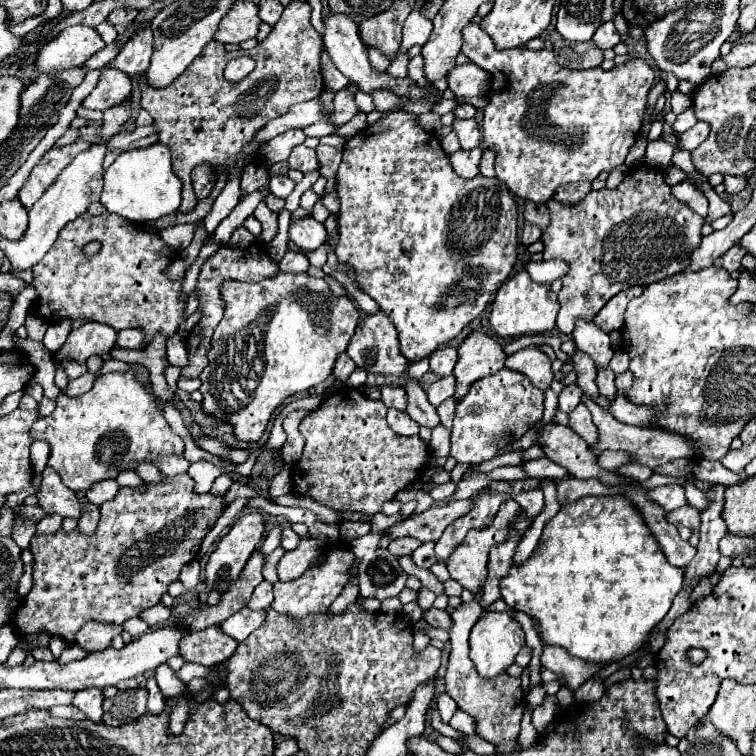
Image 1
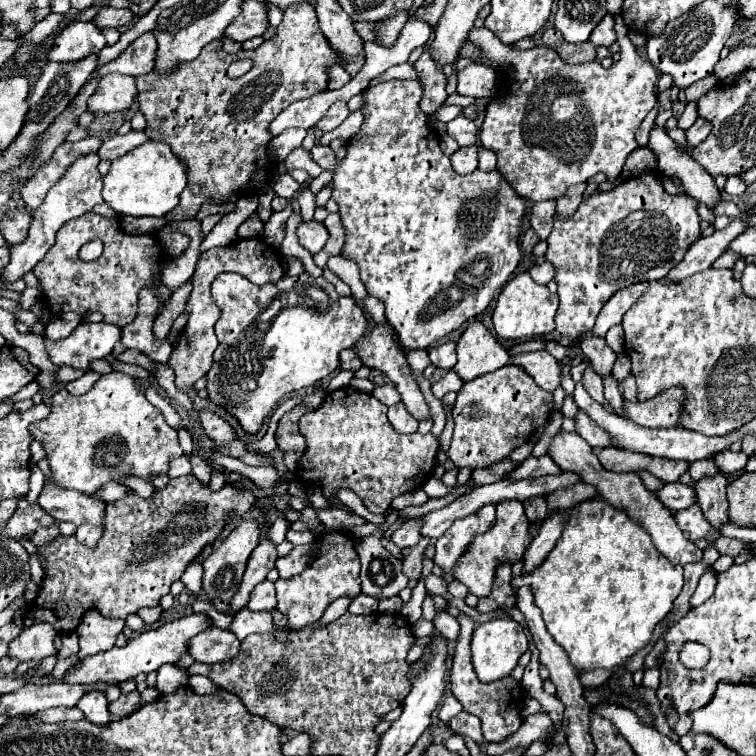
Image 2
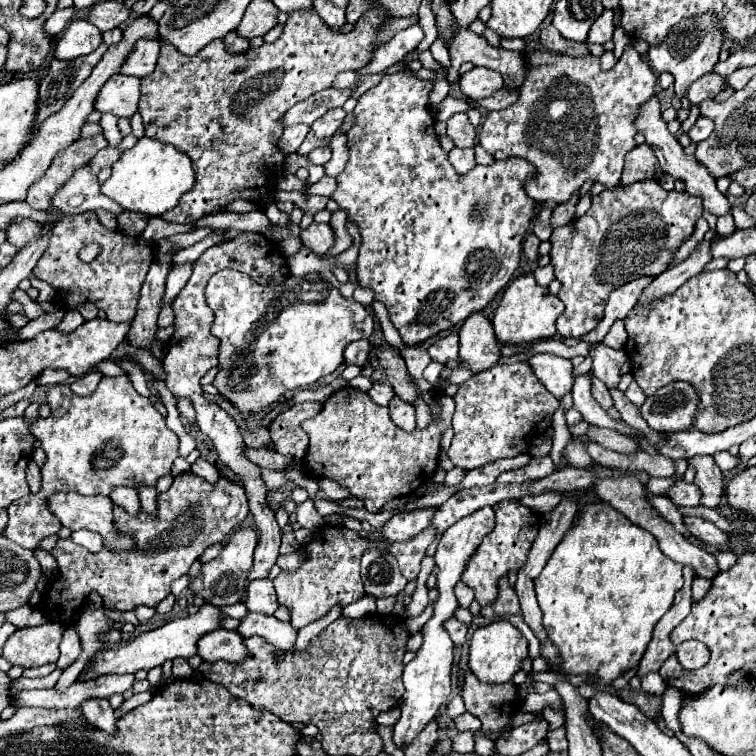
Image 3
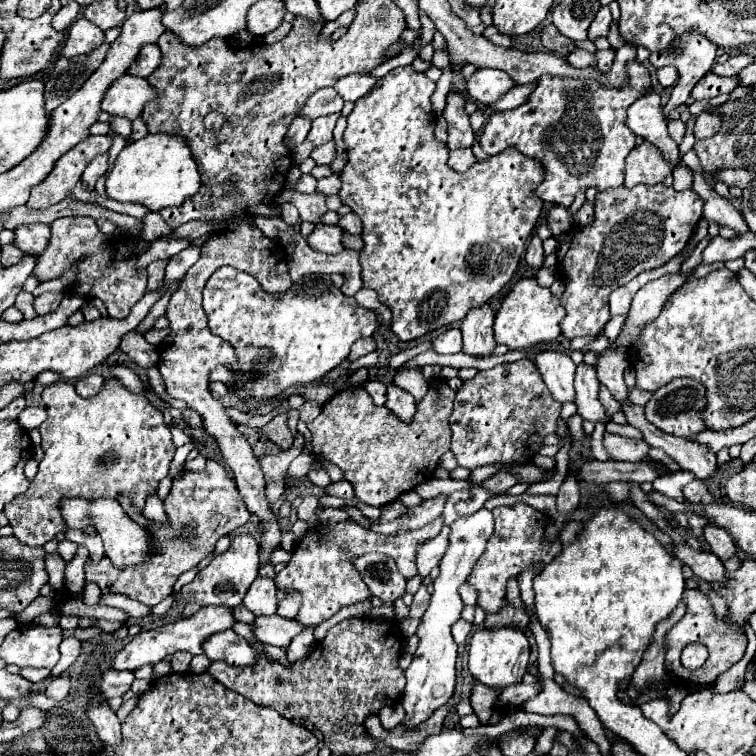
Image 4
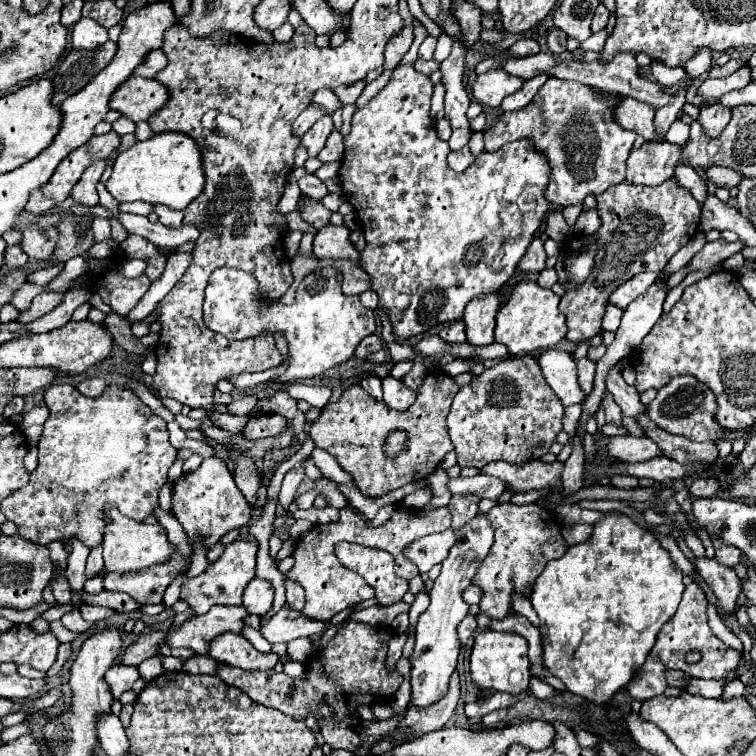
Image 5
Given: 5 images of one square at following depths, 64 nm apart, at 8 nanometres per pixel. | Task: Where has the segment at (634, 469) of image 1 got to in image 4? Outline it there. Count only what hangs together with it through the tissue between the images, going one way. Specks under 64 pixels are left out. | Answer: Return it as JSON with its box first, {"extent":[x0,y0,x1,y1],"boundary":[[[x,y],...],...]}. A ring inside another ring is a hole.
{"extent":[652,470,694,502],"boundary":[[[682,470],[682,472],[672,472],[670,476],[658,476],[654,482],[652,482],[652,488],[664,496],[670,496],[670,498],[678,498],[678,502],[684,502],[684,498],[680,496],[680,488],[684,488],[684,484],[692,482],[694,476],[692,472],[688,470]]]}

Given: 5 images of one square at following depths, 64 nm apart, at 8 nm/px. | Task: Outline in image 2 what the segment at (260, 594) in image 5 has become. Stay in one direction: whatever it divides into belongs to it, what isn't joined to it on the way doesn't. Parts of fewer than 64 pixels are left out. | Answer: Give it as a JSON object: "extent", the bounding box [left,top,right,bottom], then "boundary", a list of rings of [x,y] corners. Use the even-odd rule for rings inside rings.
{"extent":[248,580,276,610],"boundary":[[[264,580],[260,582],[250,596],[248,606],[250,610],[274,610],[276,608],[276,594],[274,594],[274,584]]]}

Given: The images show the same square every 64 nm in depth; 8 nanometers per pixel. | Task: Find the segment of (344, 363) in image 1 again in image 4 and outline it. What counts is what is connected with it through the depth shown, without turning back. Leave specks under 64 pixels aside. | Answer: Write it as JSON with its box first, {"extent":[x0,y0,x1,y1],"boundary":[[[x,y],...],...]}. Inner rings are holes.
{"extent":[348,338,376,362],"boundary":[[[360,338],[360,340],[356,340],[356,342],[352,344],[350,354],[348,354],[348,360],[354,362],[354,360],[358,360],[358,358],[362,358],[362,356],[366,356],[368,352],[374,352],[374,350],[376,350],[374,338]]]}

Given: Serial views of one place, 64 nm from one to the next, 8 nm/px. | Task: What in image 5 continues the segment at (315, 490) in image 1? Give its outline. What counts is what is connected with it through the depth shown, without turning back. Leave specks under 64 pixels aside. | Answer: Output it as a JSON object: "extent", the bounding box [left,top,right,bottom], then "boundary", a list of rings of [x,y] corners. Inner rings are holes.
{"extent":[310,372,460,498],"boundary":[[[432,372],[426,376],[410,410],[396,412],[390,410],[384,402],[372,400],[372,396],[368,396],[360,384],[354,384],[342,392],[338,402],[324,406],[322,414],[312,422],[310,436],[316,448],[332,454],[336,462],[352,476],[362,496],[378,498],[410,484],[412,478],[428,478],[438,468],[444,454],[452,450],[446,416],[458,390],[460,388],[456,386],[452,376],[444,372]],[[394,430],[404,430],[408,434],[406,448],[396,458],[386,458],[386,436]]]}

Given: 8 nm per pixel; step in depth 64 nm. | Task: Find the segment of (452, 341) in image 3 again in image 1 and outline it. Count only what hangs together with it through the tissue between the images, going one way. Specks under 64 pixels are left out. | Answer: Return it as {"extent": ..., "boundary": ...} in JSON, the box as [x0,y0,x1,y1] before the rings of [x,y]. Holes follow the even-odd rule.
{"extent":[430,348,458,376],"boundary":[[[438,348],[432,356],[430,356],[430,372],[434,372],[436,376],[450,376],[454,370],[454,364],[458,360],[456,348]]]}

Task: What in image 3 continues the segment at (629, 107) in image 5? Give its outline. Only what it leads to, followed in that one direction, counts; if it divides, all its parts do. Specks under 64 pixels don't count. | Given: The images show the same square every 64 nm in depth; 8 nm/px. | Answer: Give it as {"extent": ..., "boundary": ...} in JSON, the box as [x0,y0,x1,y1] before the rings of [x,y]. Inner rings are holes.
{"extent":[636,96,730,216],"boundary":[[[656,96],[648,104],[644,104],[644,108],[640,108],[640,116],[636,118],[636,126],[638,126],[638,132],[642,132],[646,136],[646,144],[654,150],[654,154],[656,154],[656,158],[658,158],[660,168],[662,168],[664,174],[670,174],[674,180],[680,178],[684,182],[688,194],[696,194],[696,196],[702,198],[704,210],[708,210],[708,212],[712,212],[716,216],[730,214],[730,204],[728,204],[726,196],[718,192],[716,180],[710,176],[710,172],[694,156],[686,156],[684,150],[682,150],[682,146],[680,146],[680,142],[668,132],[666,122],[660,116],[660,104],[658,104]]]}

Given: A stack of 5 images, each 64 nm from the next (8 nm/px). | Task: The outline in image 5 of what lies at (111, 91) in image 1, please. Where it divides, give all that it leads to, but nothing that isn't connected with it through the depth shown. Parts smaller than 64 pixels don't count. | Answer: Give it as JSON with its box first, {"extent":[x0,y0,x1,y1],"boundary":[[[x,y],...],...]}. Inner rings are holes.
{"extent":[108,76,168,122],"boundary":[[[130,76],[128,80],[124,80],[124,84],[114,90],[108,106],[110,110],[116,110],[134,122],[140,122],[148,120],[152,112],[158,112],[162,104],[166,104],[166,100],[168,90],[156,80]]]}

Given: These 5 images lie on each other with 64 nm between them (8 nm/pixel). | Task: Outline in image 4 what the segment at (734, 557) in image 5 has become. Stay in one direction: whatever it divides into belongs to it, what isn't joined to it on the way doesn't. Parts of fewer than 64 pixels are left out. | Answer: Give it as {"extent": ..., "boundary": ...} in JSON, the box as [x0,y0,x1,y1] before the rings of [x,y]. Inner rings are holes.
{"extent":[704,524,736,558],"boundary":[[[706,524],[704,526],[704,540],[710,544],[712,552],[718,558],[730,558],[736,554],[736,546],[732,542],[732,538],[728,536],[726,530],[714,526],[714,524]]]}

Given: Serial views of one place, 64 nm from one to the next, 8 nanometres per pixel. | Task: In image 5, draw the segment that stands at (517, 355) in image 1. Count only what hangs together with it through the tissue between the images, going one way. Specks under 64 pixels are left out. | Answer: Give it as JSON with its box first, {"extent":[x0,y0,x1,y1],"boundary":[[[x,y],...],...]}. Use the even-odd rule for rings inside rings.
{"extent":[538,348,582,406],"boundary":[[[554,348],[544,350],[538,356],[538,366],[542,368],[548,386],[554,390],[554,394],[560,398],[564,406],[582,402],[582,392],[580,386],[576,384],[578,378],[576,362],[568,352],[554,350]]]}

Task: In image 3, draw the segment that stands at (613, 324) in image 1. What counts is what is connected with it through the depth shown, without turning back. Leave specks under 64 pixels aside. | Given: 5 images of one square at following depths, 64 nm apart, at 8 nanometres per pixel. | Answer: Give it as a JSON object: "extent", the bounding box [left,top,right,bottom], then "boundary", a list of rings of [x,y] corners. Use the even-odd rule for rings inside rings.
{"extent":[582,276,652,342],"boundary":[[[642,276],[640,280],[634,280],[634,282],[630,282],[630,284],[622,286],[622,288],[616,288],[616,290],[610,294],[608,302],[606,302],[604,316],[602,316],[600,324],[598,324],[592,332],[588,332],[586,336],[582,336],[582,340],[586,340],[586,342],[602,342],[604,336],[608,334],[610,326],[612,326],[616,320],[624,319],[624,316],[636,306],[642,290],[644,290],[650,282],[652,282],[652,278]]]}

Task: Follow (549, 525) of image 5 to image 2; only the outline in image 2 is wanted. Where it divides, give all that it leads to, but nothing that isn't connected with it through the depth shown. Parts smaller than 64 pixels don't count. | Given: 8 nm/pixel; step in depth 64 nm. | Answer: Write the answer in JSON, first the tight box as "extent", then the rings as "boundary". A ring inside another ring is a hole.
{"extent":[454,500,530,598],"boundary":[[[504,500],[498,504],[496,508],[496,522],[494,526],[484,532],[484,534],[476,534],[470,542],[470,546],[466,548],[466,552],[458,558],[456,566],[454,566],[454,578],[460,580],[468,590],[470,594],[478,596],[478,598],[484,598],[488,596],[490,588],[492,588],[492,580],[494,580],[494,570],[500,562],[508,560],[508,562],[514,562],[518,560],[528,542],[530,542],[530,534],[528,534],[528,518],[524,514],[524,506],[522,502],[516,502],[516,500]]]}

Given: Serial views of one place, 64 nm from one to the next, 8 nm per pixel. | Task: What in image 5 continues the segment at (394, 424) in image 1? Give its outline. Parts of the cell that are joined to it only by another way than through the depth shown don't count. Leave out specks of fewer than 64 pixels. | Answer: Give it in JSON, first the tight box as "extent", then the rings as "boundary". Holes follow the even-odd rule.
{"extent":[382,376,416,412],"boundary":[[[386,376],[382,380],[382,386],[384,386],[384,404],[388,408],[392,408],[392,410],[404,412],[416,400],[416,394],[412,390],[408,390],[400,380],[396,380],[392,376]]]}

